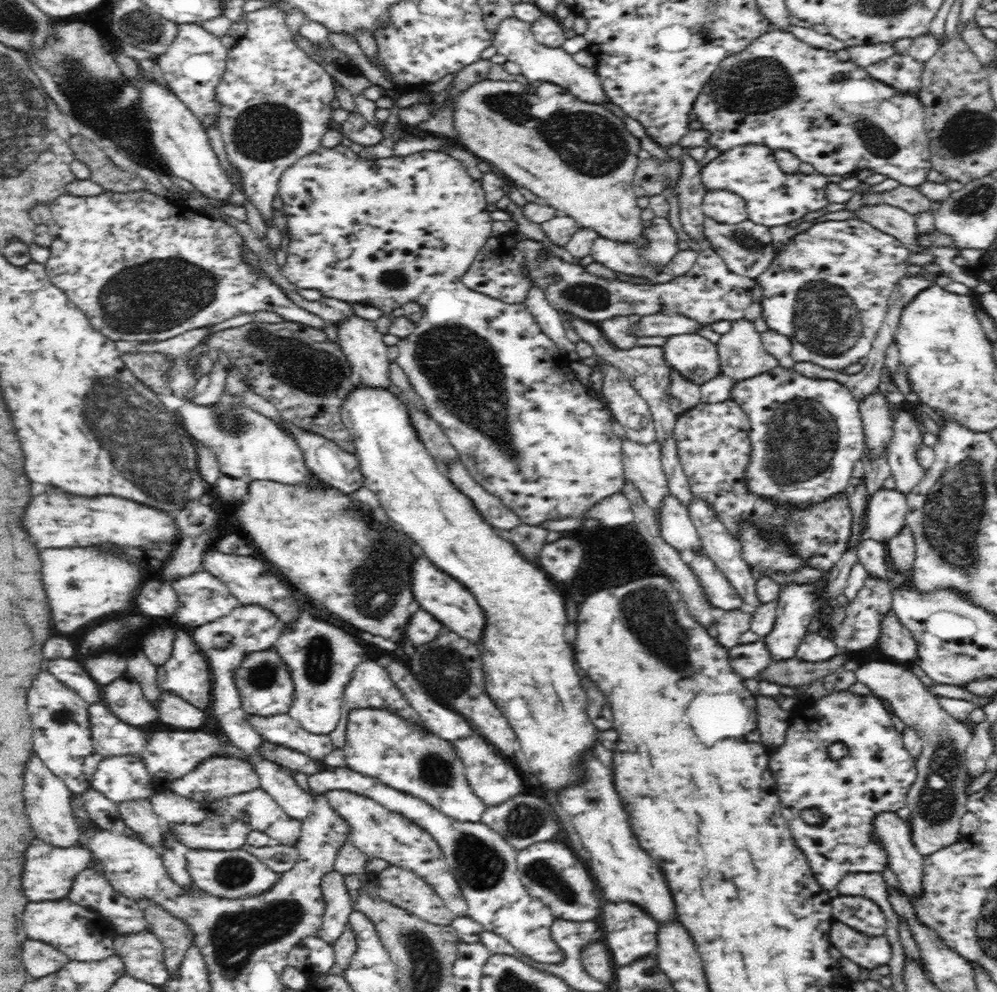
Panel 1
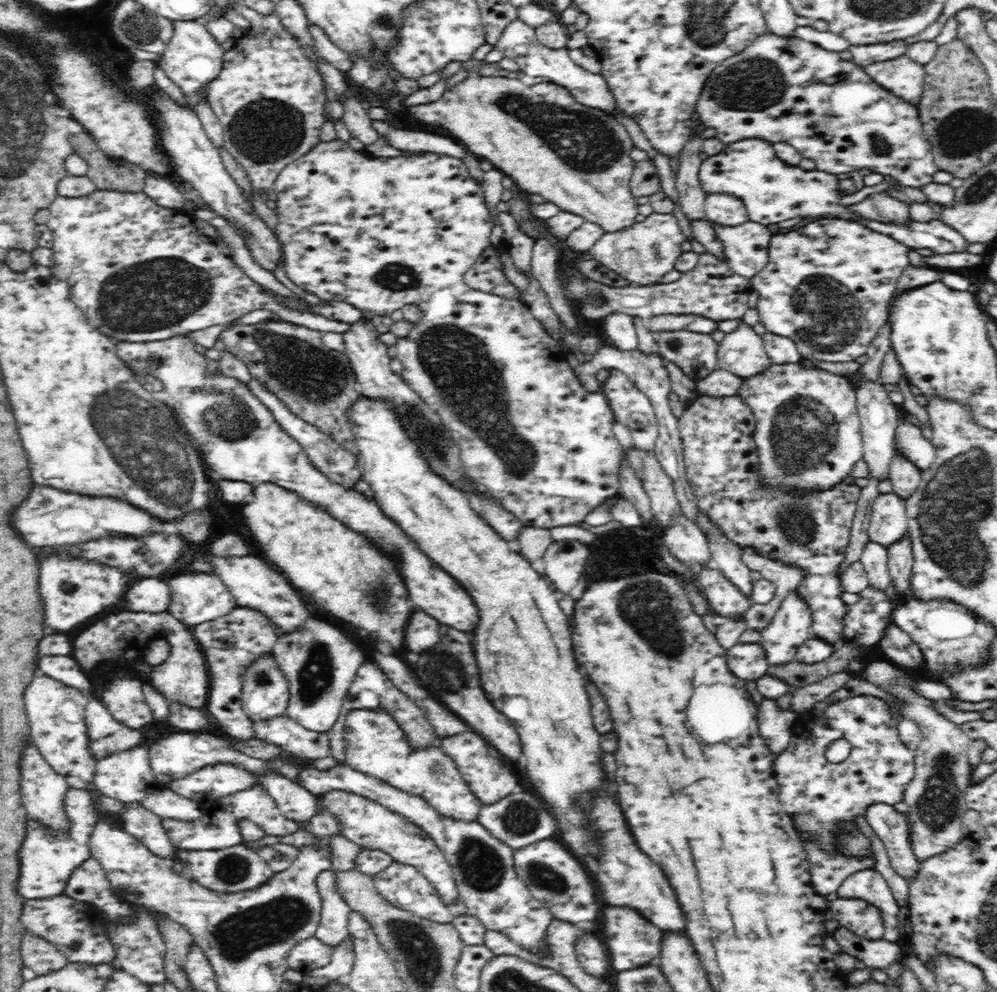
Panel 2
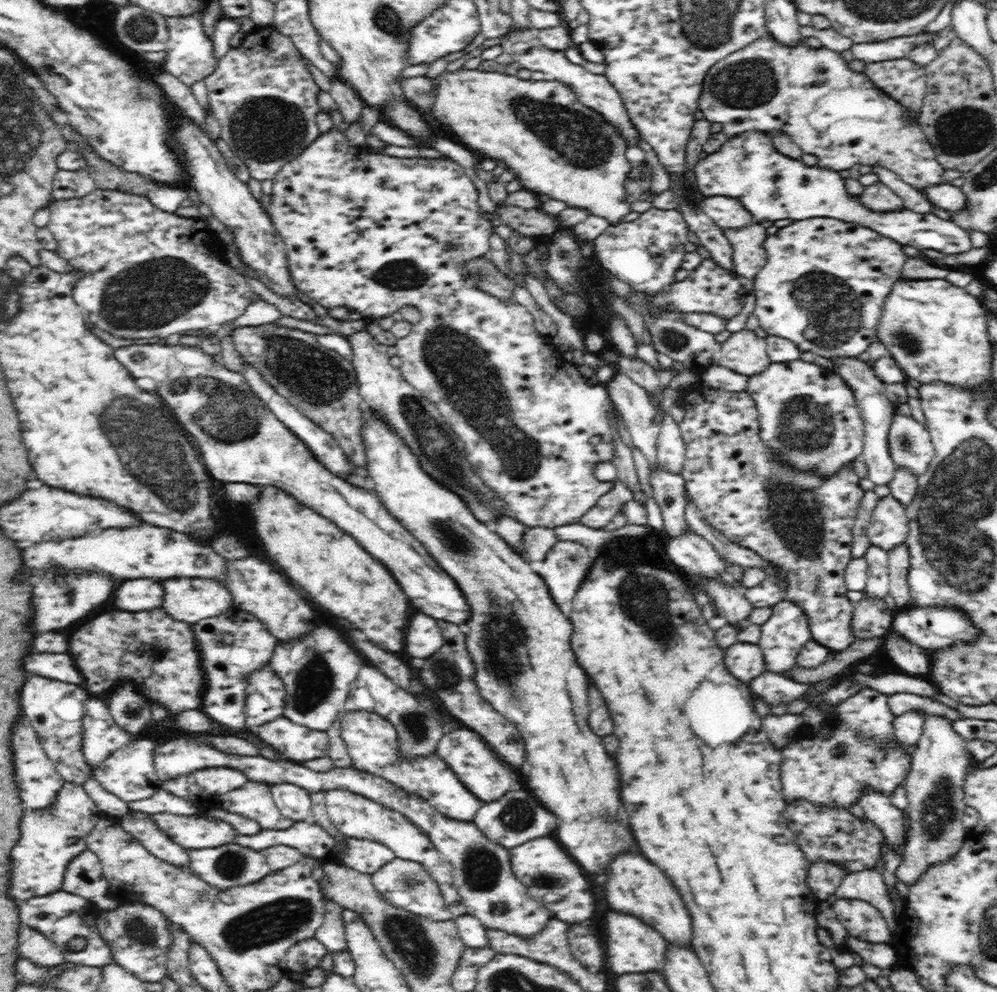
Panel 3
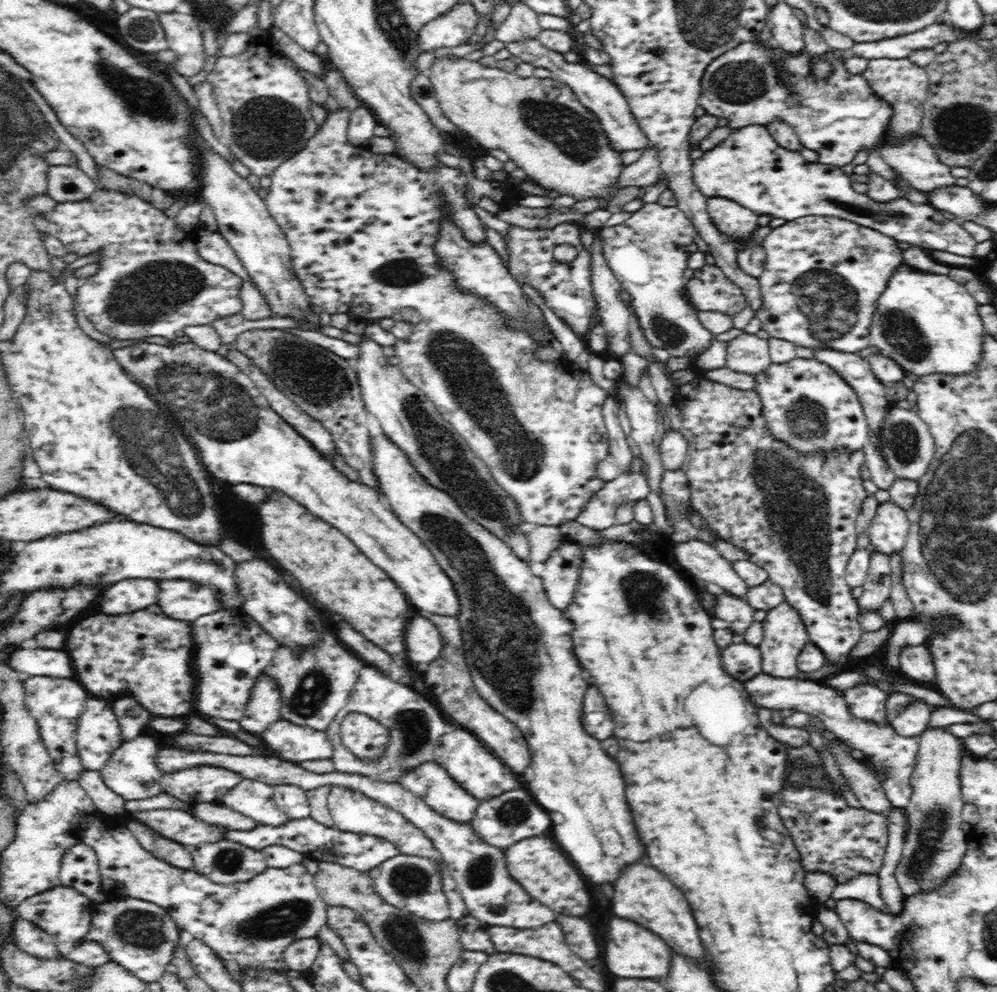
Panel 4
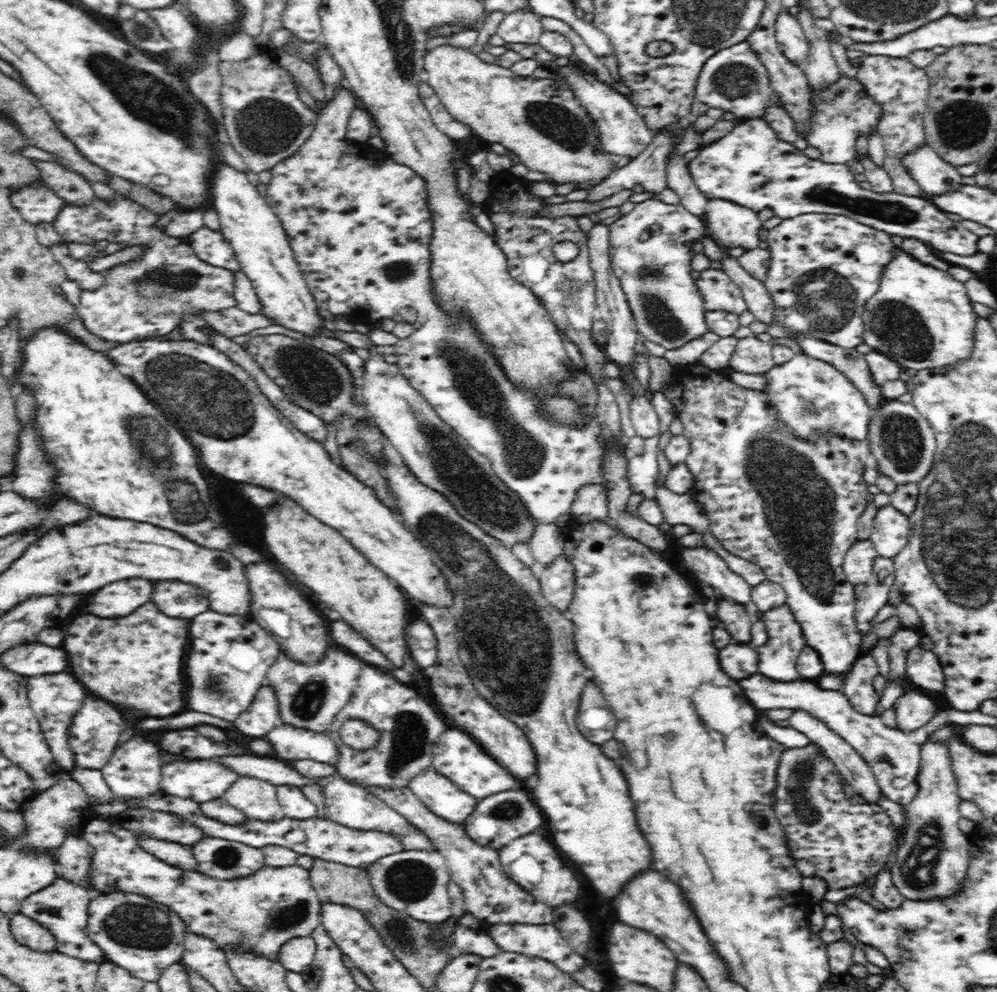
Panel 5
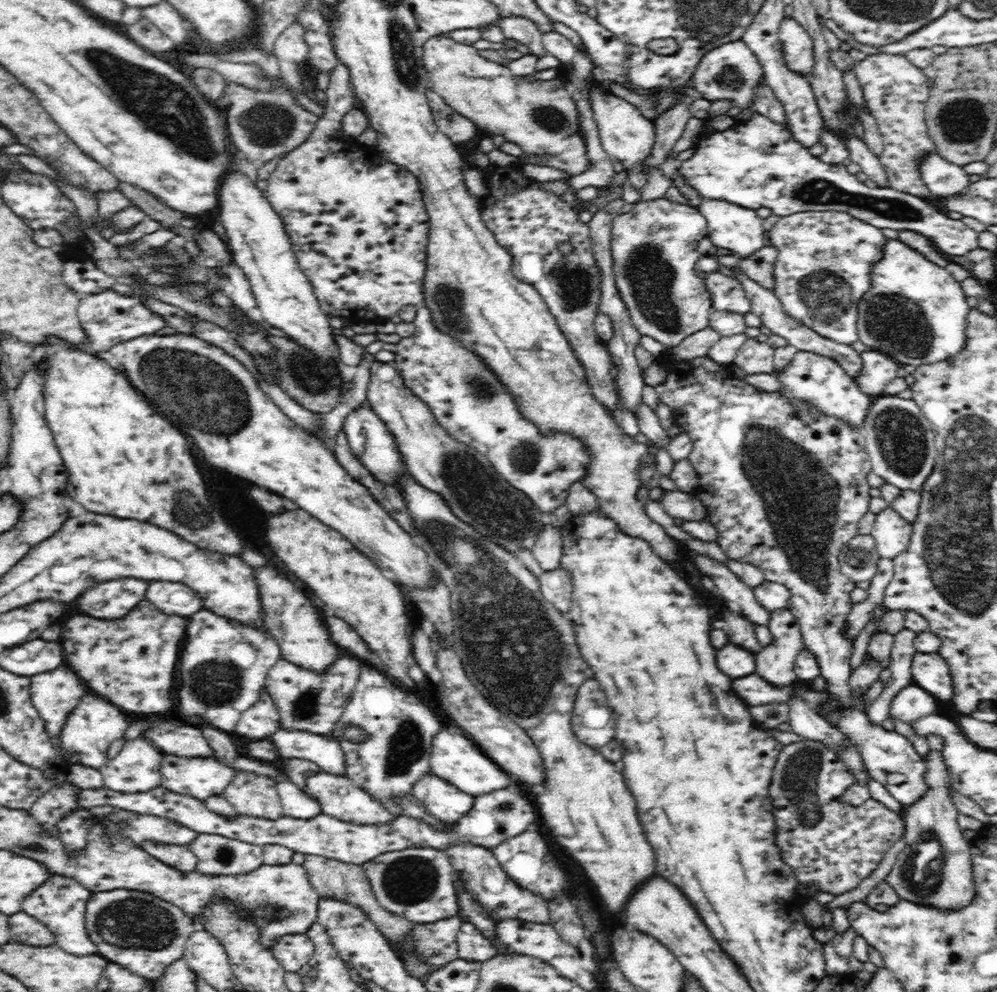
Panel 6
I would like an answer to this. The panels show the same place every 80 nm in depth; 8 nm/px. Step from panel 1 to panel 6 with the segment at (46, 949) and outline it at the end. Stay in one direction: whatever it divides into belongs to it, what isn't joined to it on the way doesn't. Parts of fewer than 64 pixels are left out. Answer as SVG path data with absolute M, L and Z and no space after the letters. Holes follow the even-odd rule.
M24 911L10 915L10 933L17 943L30 947L48 947L55 945L55 939L50 929L41 921Z

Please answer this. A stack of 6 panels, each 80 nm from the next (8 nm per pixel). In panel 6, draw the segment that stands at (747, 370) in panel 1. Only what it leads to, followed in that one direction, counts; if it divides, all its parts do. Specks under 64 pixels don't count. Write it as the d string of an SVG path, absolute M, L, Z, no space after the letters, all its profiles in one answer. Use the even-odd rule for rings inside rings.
M747 338L738 349L733 364L746 374L772 374L774 370L774 348L755 338Z

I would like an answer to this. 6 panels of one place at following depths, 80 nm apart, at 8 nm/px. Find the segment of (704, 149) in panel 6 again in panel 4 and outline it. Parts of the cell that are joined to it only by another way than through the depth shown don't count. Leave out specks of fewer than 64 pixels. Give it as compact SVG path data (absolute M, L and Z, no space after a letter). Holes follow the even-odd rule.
M750 124L744 128L731 130L726 140L705 152L699 159L693 160L693 181L698 190L706 197L720 197L733 200L743 207L749 208L756 216L768 214L772 218L796 220L802 216L836 216L844 220L854 221L856 224L873 228L897 242L905 242L918 246L924 250L940 250L952 252L958 256L972 256L974 252L974 238L962 228L962 222L949 220L942 215L942 211L934 208L930 202L923 205L914 205L904 196L890 200L890 202L876 202L867 193L856 192L850 175L844 173L841 167L810 163L799 152L778 146L769 129L764 124Z

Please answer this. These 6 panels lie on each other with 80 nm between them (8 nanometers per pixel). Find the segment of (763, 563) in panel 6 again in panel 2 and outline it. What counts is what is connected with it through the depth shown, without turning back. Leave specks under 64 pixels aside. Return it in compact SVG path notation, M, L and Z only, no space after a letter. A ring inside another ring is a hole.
M738 394L722 396L722 398L699 395L696 400L687 404L683 415L678 420L679 433L684 446L686 479L700 511L704 512L711 522L718 525L720 531L734 544L752 547L758 554L766 555L769 559L806 571L805 580L796 590L810 607L812 613L810 632L818 639L834 646L847 644L843 635L846 604L840 597L844 590L842 590L838 569L842 564L846 547L850 544L851 526L862 490L856 486L856 479L849 475L836 487L820 492L784 492L762 485L758 449L753 439L754 413Z

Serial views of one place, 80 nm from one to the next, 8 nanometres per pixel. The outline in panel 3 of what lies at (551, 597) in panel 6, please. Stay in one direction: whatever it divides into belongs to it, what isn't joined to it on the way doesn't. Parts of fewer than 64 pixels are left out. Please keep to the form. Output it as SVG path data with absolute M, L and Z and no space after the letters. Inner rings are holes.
M559 540L544 560L531 562L531 568L544 579L556 604L572 600L582 584L590 568L588 549L580 543Z

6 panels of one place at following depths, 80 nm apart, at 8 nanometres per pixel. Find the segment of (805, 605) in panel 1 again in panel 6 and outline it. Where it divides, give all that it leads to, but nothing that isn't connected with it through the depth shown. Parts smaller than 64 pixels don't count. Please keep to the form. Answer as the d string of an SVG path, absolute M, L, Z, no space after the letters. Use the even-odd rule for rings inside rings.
M788 609L771 612L769 617L766 627L772 634L772 644L756 654L756 674L774 686L785 687L800 680L794 672L794 662L798 653L804 649L803 636L799 621Z

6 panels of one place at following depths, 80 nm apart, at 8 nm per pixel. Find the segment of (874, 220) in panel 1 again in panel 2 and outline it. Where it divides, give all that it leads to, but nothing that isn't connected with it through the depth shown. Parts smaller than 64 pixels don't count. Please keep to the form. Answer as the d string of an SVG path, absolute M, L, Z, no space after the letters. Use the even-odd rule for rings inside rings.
M887 192L870 194L862 202L850 206L851 212L868 220L880 220L884 224L906 224L910 218L907 204L892 198Z

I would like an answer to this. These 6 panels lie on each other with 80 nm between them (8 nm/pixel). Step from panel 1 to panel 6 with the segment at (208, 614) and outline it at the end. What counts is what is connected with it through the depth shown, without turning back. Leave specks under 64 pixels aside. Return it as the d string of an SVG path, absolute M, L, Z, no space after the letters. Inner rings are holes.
M152 582L146 596L164 614L190 616L190 614L202 610L202 600L198 600L198 594L184 584Z

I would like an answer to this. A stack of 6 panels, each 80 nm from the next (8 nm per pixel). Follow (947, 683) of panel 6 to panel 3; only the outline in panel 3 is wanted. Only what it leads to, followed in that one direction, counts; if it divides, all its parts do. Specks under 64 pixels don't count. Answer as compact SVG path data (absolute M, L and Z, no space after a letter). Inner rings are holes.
M890 630L884 636L882 647L902 673L922 678L930 672L931 655L896 631Z

